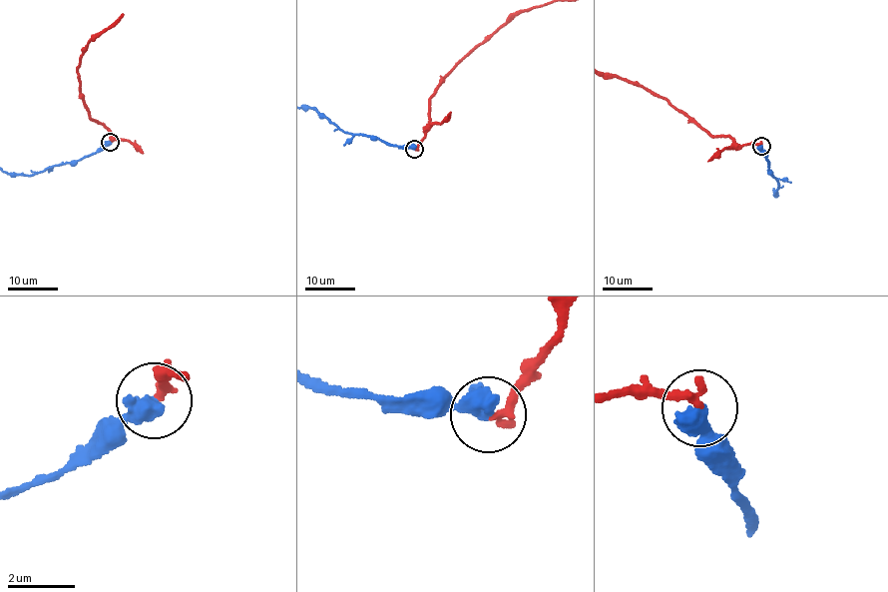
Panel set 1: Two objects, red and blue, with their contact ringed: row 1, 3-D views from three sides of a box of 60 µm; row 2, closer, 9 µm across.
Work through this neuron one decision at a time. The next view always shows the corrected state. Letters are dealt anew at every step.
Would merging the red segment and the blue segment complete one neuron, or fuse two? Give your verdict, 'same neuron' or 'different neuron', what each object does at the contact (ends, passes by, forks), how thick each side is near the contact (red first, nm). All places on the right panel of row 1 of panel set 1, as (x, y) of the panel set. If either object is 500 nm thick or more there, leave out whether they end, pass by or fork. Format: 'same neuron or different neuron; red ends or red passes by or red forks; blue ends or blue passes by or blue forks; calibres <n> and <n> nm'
same neuron; calibres 300 and 600 nm

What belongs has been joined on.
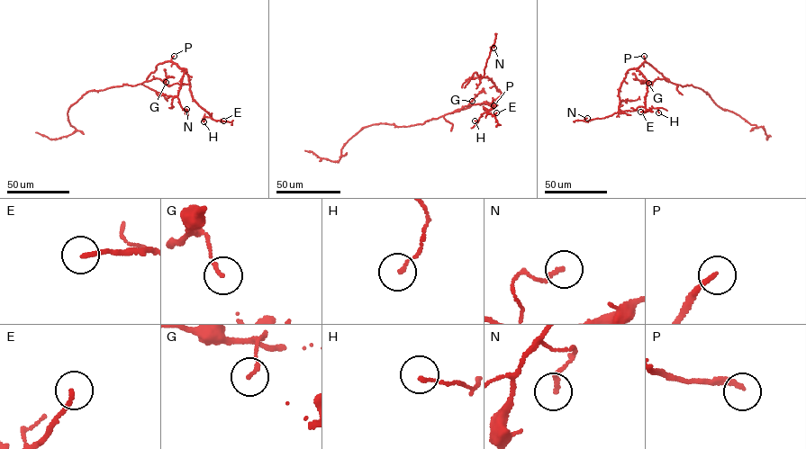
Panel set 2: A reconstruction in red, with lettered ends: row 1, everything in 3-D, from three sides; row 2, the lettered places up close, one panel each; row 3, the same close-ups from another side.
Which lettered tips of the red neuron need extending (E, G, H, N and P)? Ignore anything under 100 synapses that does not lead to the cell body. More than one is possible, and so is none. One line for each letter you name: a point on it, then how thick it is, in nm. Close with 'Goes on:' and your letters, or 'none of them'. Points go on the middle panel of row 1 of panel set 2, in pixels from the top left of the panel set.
P: Place: (493, 105). Thickness 170 nm
Goes on: P

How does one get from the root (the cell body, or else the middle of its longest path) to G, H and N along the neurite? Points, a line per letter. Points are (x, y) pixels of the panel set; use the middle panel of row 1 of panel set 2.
G: (440, 117), (459, 111), (472, 101)
H: (440, 117), (496, 100), (494, 106), (488, 110), (484, 108), (487, 112), (475, 121)
N: (440, 117), (475, 104), (490, 103), (500, 95), (491, 80), (480, 77), (493, 48)

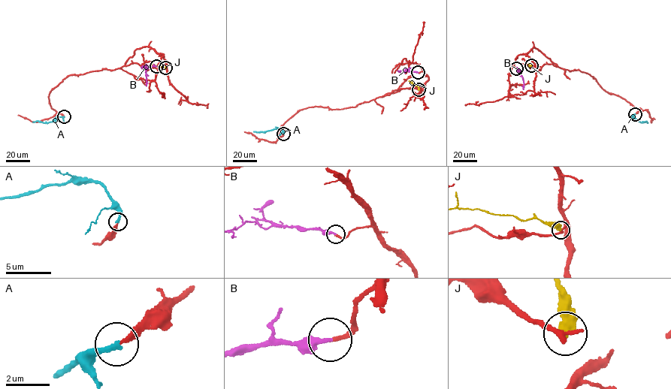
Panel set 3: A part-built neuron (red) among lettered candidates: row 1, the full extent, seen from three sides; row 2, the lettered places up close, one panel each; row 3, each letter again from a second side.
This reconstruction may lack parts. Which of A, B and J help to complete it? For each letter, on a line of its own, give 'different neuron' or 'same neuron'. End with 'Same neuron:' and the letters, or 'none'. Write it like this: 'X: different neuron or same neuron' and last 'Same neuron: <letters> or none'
A: same neuron
B: same neuron
J: different neuron
Same neuron: A, B

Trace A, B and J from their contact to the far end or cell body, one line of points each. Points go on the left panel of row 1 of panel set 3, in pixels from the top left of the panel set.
A: (64, 116), (55, 117), (47, 123), (32, 122)
B: (156, 66), (146, 70), (146, 85)
J: (165, 67), (149, 65)

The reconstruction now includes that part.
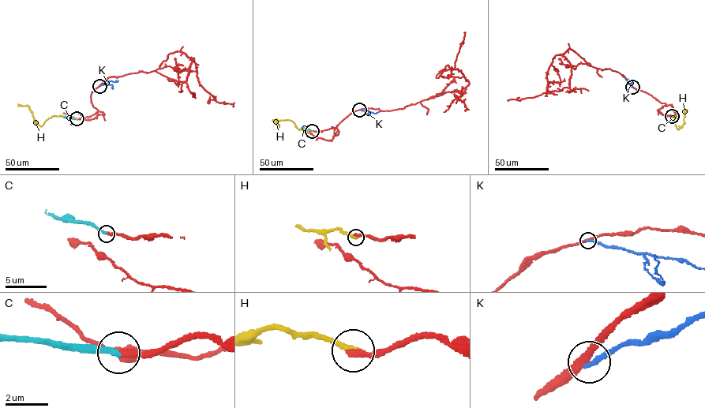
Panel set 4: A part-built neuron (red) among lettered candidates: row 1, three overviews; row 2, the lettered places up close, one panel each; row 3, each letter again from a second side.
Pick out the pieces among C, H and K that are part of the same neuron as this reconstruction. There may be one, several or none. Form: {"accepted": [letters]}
{"accepted": ["C"]}

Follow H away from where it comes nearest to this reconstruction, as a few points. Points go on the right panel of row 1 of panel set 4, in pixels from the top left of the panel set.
H: (672, 116), (678, 116), (673, 121), (678, 129), (684, 124), (686, 110), (684, 110)

